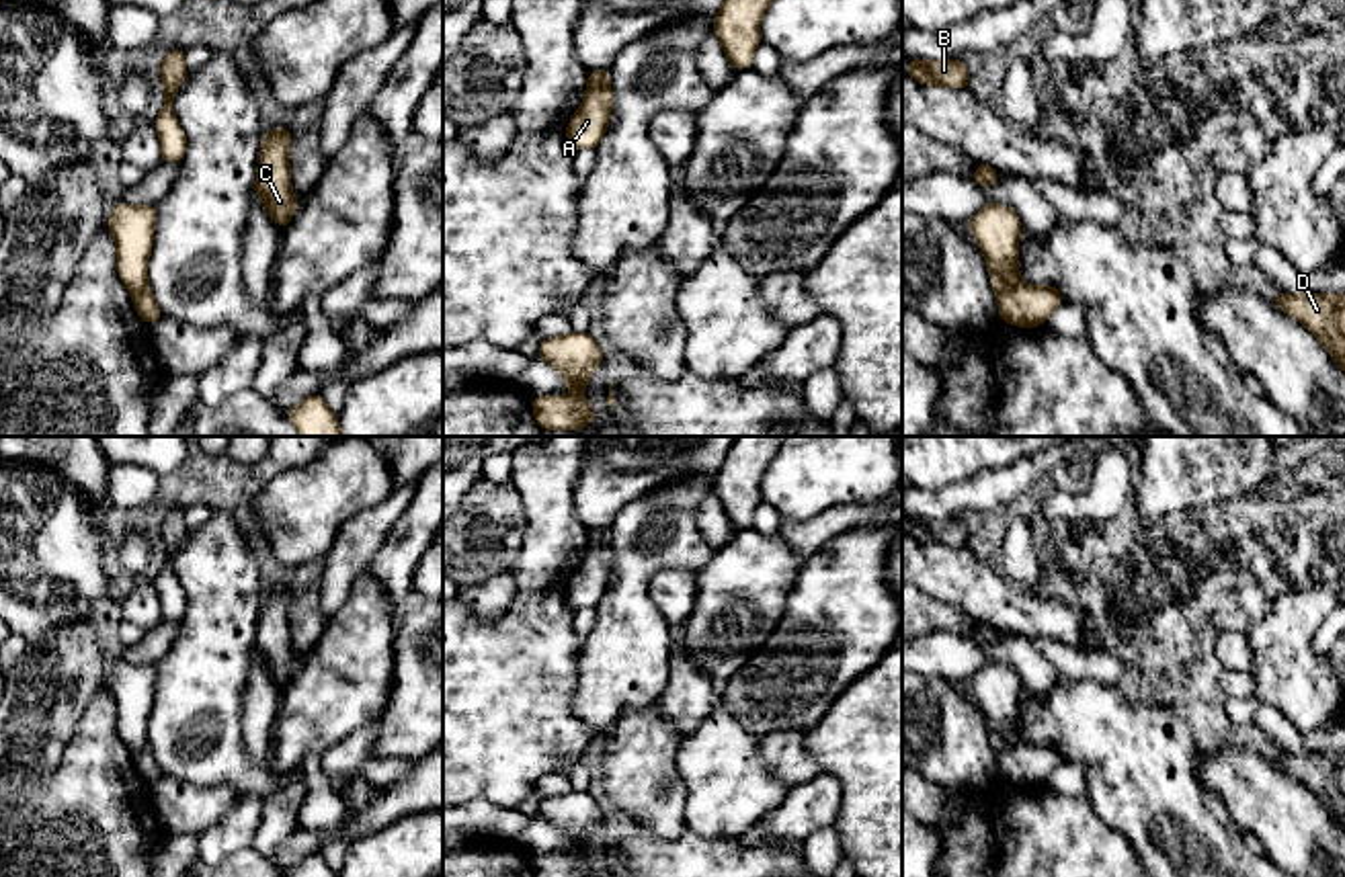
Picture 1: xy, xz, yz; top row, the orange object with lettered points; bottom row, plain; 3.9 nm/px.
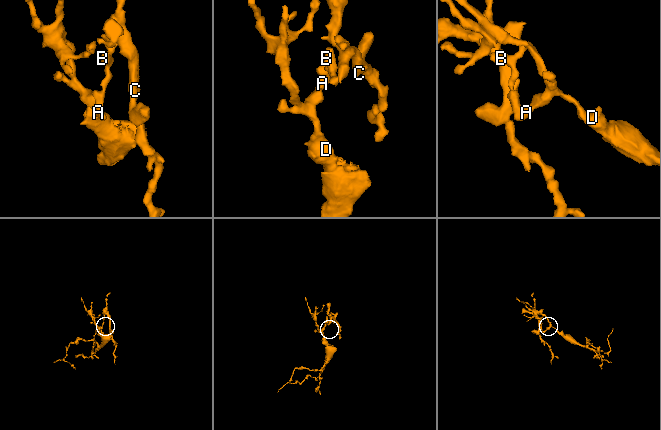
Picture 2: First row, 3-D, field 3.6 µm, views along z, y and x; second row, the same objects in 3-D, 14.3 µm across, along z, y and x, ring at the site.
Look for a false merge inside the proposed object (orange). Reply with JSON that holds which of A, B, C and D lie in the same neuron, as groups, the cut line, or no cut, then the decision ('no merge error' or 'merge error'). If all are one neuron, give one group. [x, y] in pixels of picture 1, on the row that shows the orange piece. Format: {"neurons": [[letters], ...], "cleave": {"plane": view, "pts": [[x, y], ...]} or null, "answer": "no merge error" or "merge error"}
{"neurons": [["A", "D"], ["B", "C"]], "cleave": {"plane": "xz", "pts": [[607, 76], [587, 93]]}, "answer": "merge error"}

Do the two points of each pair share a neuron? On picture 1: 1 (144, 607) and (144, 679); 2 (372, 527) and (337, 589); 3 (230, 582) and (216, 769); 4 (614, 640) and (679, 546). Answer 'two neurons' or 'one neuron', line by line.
1: two neurons
2: one neuron
3: one neuron
4: one neuron

